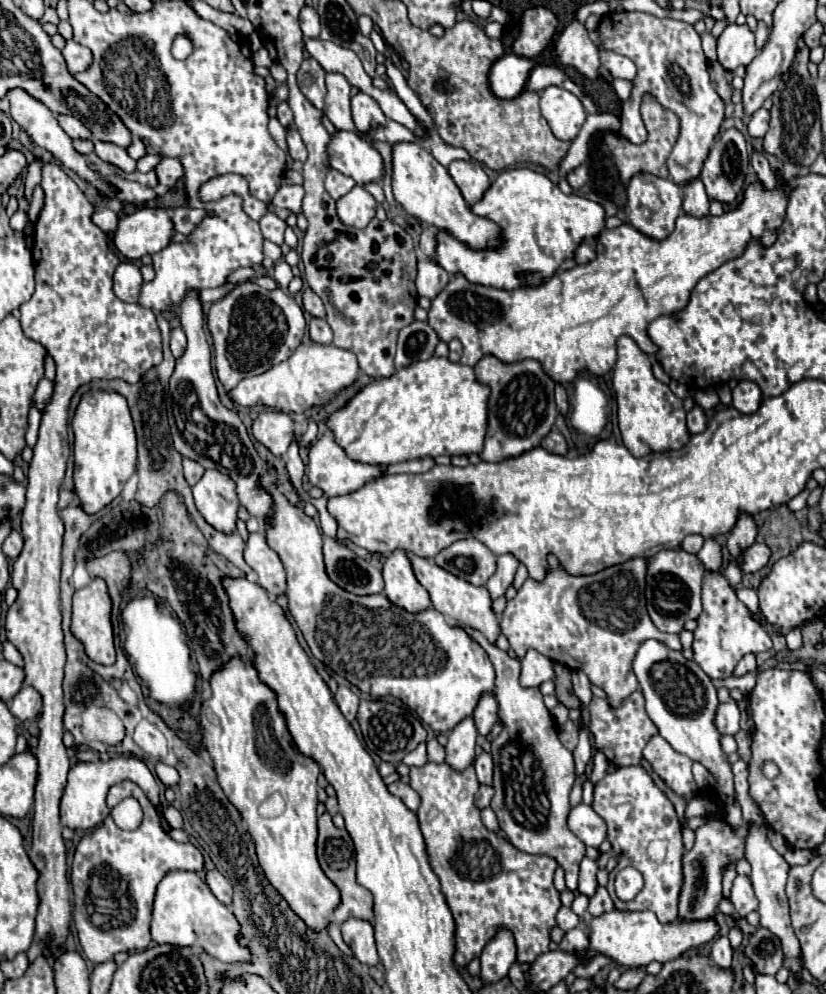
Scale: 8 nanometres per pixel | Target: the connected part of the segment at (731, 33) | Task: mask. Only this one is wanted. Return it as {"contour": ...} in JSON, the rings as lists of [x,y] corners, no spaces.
{"contour":[[[728,25],[718,37],[718,61],[726,71],[734,71],[740,65],[748,65],[758,55],[754,45],[754,33],[748,25]]]}

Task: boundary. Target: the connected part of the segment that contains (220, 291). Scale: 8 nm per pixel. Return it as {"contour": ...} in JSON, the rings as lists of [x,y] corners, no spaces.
{"contour":[[[222,285],[222,287],[216,287],[216,289],[204,289],[204,291],[200,291],[200,299],[204,301],[204,303],[216,303],[216,301],[220,301],[228,291],[232,291],[236,285]]]}

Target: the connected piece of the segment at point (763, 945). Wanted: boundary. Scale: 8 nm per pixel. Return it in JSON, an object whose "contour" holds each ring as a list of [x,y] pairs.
{"contour":[[[758,927],[744,945],[744,953],[756,965],[756,971],[766,975],[776,975],[784,963],[784,953],[778,937],[774,937],[768,929]]]}

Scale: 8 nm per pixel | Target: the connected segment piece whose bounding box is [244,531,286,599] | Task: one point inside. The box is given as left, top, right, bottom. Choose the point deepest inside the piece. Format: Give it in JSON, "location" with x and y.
{"location":[268,567]}

